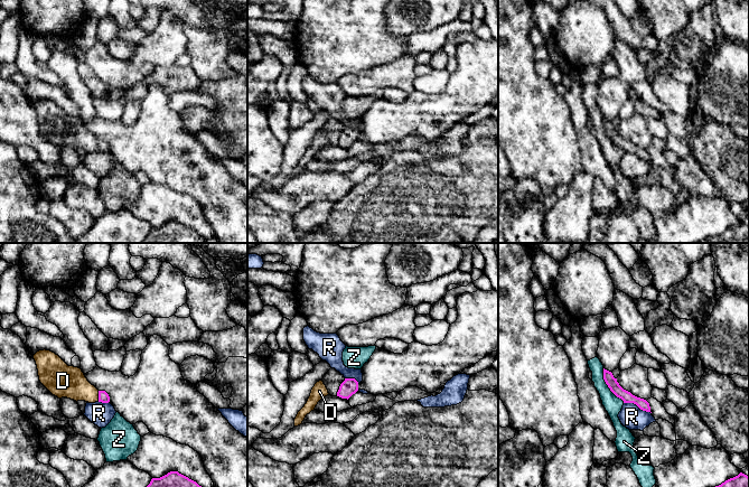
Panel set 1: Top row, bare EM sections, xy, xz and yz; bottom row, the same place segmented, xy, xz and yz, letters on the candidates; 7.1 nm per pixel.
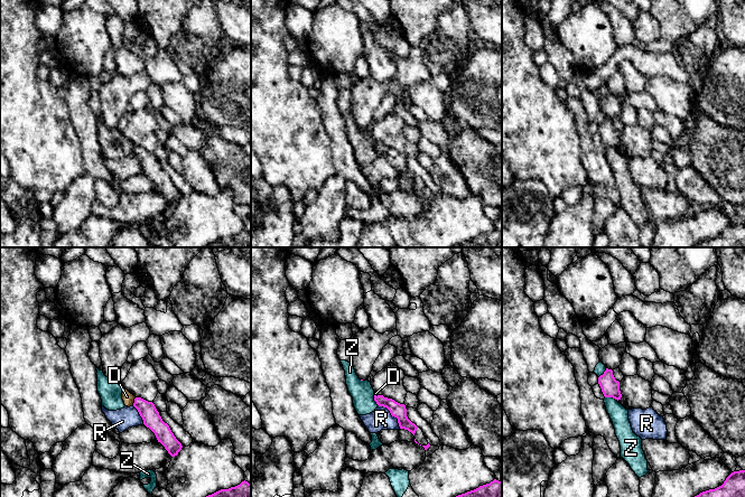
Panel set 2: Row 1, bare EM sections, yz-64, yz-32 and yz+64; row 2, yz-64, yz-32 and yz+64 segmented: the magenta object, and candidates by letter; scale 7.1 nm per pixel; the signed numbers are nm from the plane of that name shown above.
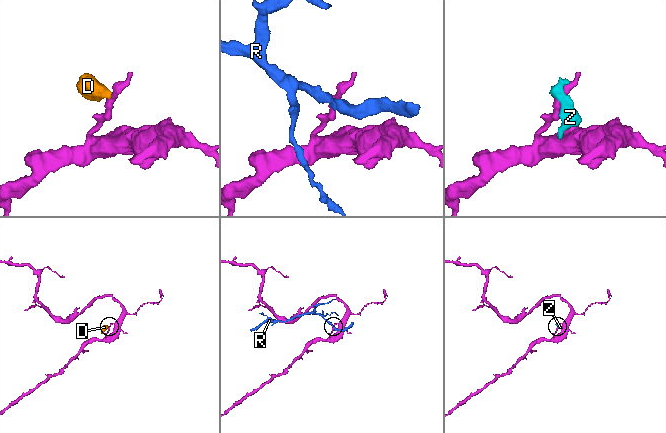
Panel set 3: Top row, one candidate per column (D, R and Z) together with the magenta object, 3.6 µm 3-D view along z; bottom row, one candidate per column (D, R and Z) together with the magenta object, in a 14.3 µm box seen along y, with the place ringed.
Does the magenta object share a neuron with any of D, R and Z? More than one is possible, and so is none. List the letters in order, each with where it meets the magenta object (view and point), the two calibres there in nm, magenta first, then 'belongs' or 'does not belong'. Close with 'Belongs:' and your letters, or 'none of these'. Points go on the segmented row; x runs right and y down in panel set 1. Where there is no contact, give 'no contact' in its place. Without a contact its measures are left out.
D: contact xy (99, 395); calibres 80 and 220 nm; does not belong
R: contact yz (637, 405); calibres 80 and 170 nm; does not belong
Z: contact yz (608, 386); calibres 80 and 130 nm; does not belong
Belongs: none of these

